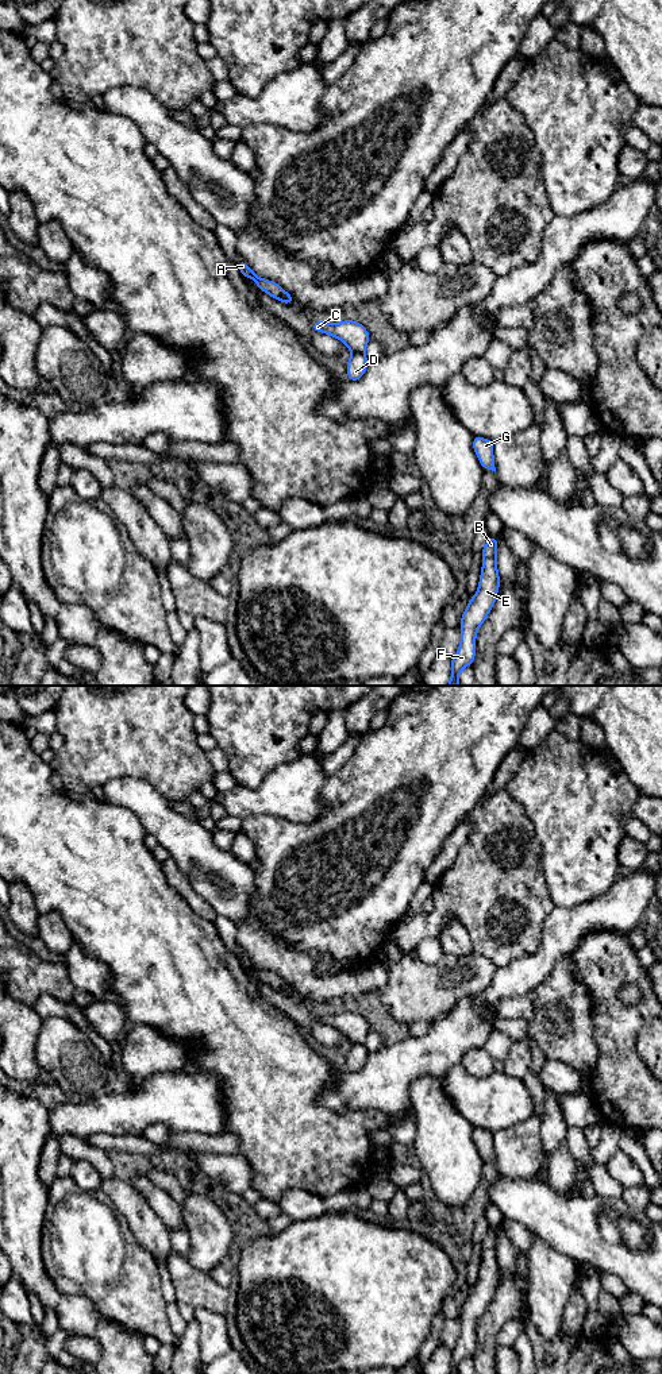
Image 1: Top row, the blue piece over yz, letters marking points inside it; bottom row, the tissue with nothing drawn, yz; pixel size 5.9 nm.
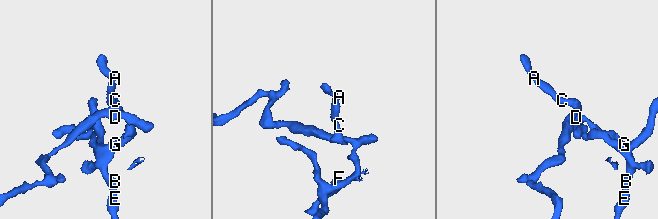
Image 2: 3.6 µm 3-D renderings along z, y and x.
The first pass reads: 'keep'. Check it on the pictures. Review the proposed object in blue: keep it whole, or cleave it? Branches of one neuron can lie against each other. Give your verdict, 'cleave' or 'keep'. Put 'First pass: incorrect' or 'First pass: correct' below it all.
cleave
First pass: incorrect

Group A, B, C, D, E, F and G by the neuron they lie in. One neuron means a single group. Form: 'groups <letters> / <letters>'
groups A C / B D E F G

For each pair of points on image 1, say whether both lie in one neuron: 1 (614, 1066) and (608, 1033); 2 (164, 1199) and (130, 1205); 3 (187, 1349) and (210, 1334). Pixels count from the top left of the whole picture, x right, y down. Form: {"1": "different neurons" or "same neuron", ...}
{"1": "same neuron", "2": "different neurons", "3": "different neurons"}

